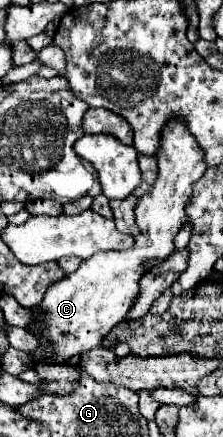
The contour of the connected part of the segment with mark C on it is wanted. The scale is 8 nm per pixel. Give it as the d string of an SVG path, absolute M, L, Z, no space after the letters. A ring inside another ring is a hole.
M172 119L160 133L160 147L156 151L158 177L148 193L144 193L136 203L136 223L140 235L134 237L136 243L128 251L96 253L86 259L74 273L66 275L62 281L48 287L42 303L38 305L40 315L28 325L28 331L36 337L38 349L30 353L32 365L36 369L38 361L64 363L74 355L82 355L102 343L102 339L126 317L134 305L138 293L138 281L144 275L144 267L152 261L164 261L174 249L174 235L186 221L186 201L190 201L192 183L198 181L206 171L204 151L196 143L188 125L180 119ZM42 345L48 345L50 355L42 353Z

